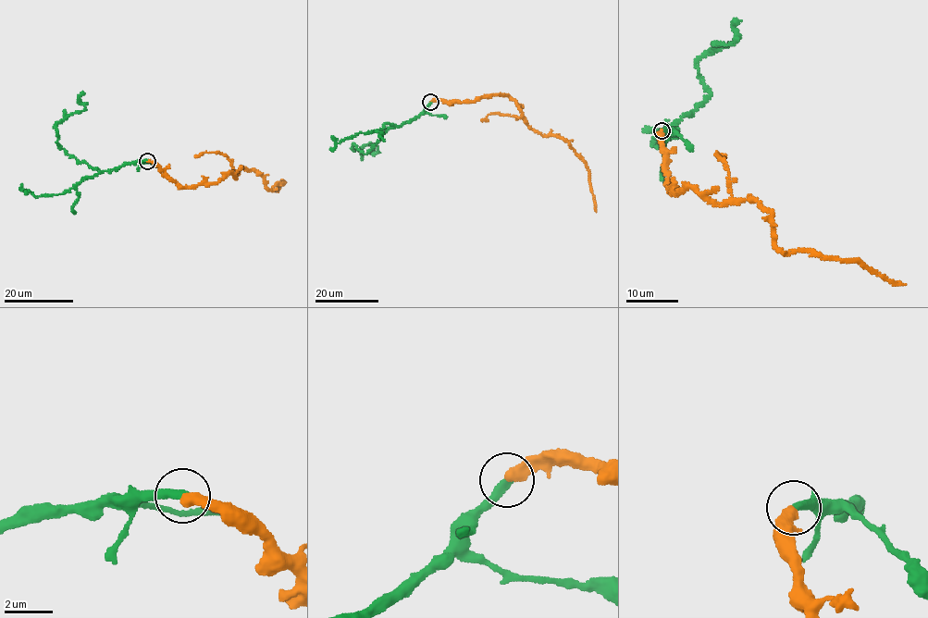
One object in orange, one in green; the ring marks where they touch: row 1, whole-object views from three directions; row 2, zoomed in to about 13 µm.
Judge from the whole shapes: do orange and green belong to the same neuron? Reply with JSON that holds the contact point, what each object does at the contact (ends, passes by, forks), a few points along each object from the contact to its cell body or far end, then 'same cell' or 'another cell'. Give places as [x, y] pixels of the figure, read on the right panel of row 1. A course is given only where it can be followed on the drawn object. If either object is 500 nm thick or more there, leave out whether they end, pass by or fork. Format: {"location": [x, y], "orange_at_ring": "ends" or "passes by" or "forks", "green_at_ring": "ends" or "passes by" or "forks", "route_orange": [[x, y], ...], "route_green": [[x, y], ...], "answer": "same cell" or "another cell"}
{"location": [661, 130], "orange_at_ring": "ends", "green_at_ring": "ends", "route_orange": [[661, 131], [678, 195], [688, 187], [717, 204], [754, 200], [770, 213], [777, 248], [860, 260], [905, 284]], "route_green": [[661, 131], [675, 134], [677, 120], [702, 105], [711, 92], [697, 60], [714, 43], [734, 41], [735, 19]], "answer": "same cell"}

